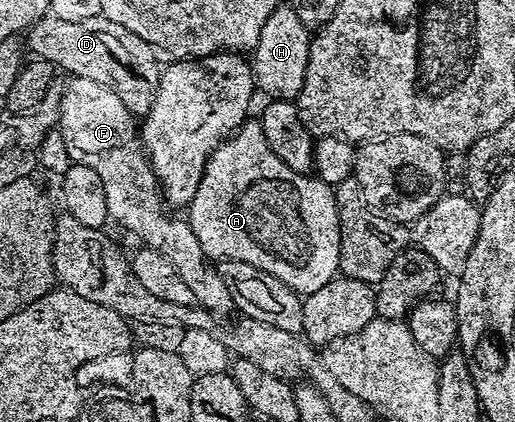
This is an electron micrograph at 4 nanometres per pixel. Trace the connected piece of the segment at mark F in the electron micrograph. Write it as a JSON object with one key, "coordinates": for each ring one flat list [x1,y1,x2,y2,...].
{"coordinates":[[75,77,67,80,68,88,60,95,58,102,58,130,62,140,66,143,66,151,72,163,86,165,86,169,94,169,98,173,98,178,102,180,102,189,106,189,106,209,109,220,120,227,125,227,132,235,137,235,139,241,145,247,153,247,158,253,162,253,178,269,182,281,186,281,186,286,190,288,193,300,199,306,206,308,214,317,220,315,233,314,236,311,236,302,226,289,226,281,222,281,219,270,210,262,204,254,202,245,198,245,198,237,194,237,192,226,187,218,180,219,170,210,166,202,165,192,160,186,160,180,152,172,152,164,148,162,148,152,144,150,144,144,140,142,138,134,138,123,122,105,122,101,106,85,98,85,98,81,89,79,77,79]]}

